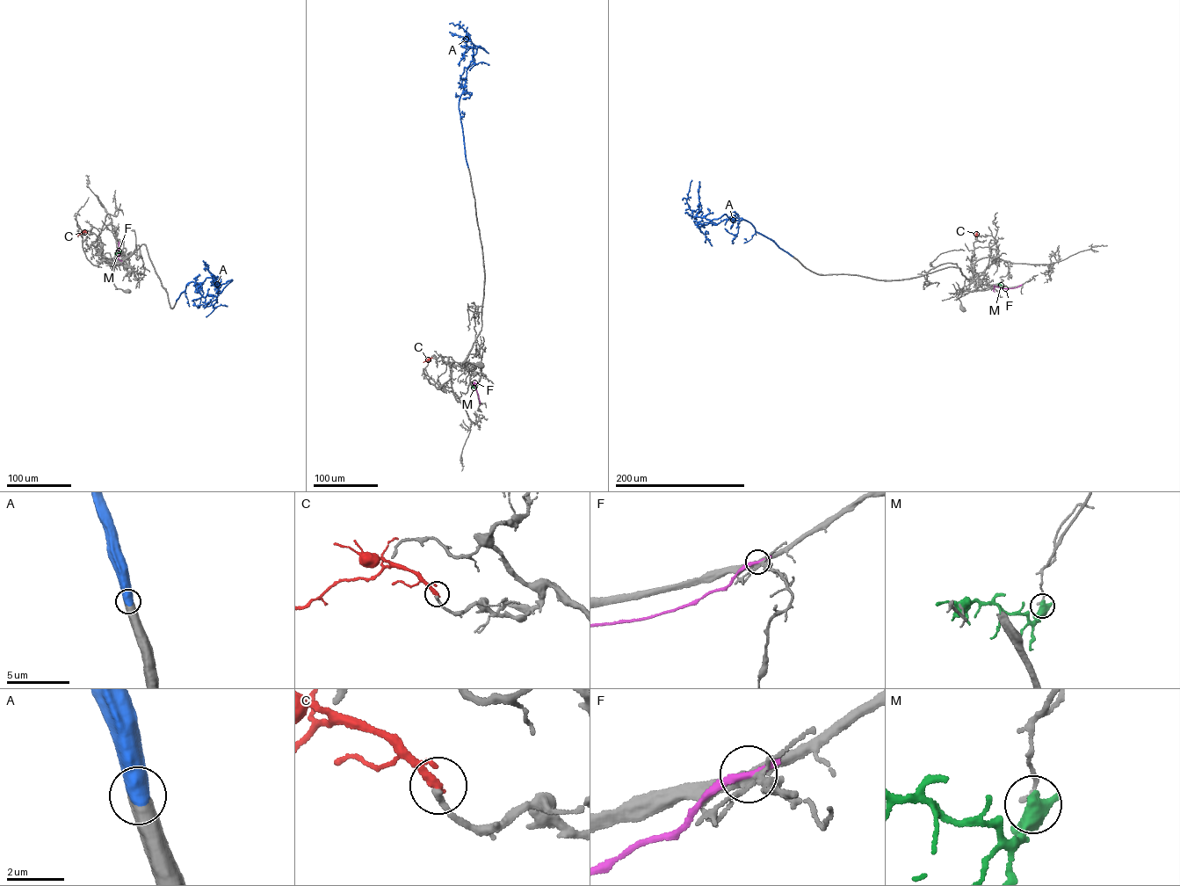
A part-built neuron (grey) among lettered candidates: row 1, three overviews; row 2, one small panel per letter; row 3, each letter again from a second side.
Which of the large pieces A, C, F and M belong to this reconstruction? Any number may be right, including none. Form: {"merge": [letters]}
{"merge": ["A"]}

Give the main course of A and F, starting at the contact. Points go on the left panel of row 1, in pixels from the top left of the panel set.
A: (176, 301), (189, 282), (213, 278), (220, 292), (232, 280), (222, 283), (218, 290), (205, 262)
F: (119, 242), (118, 257), (121, 260)

